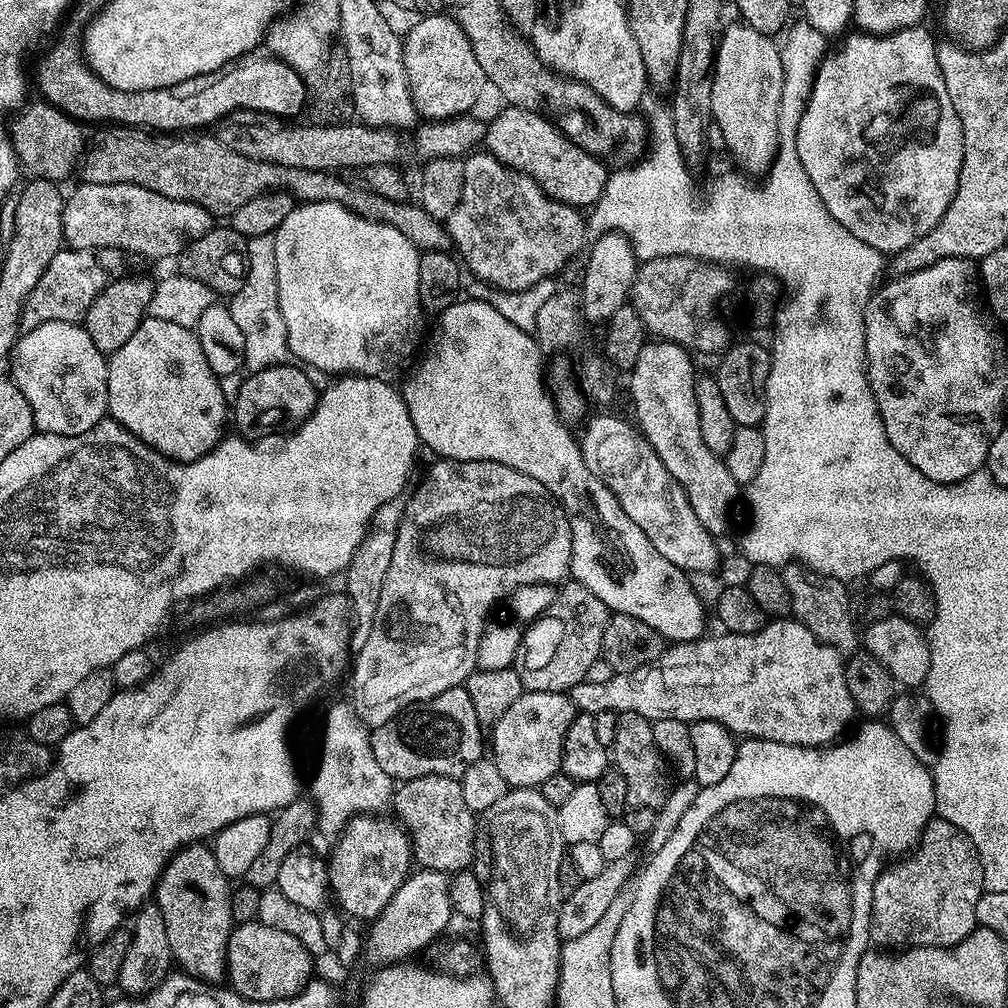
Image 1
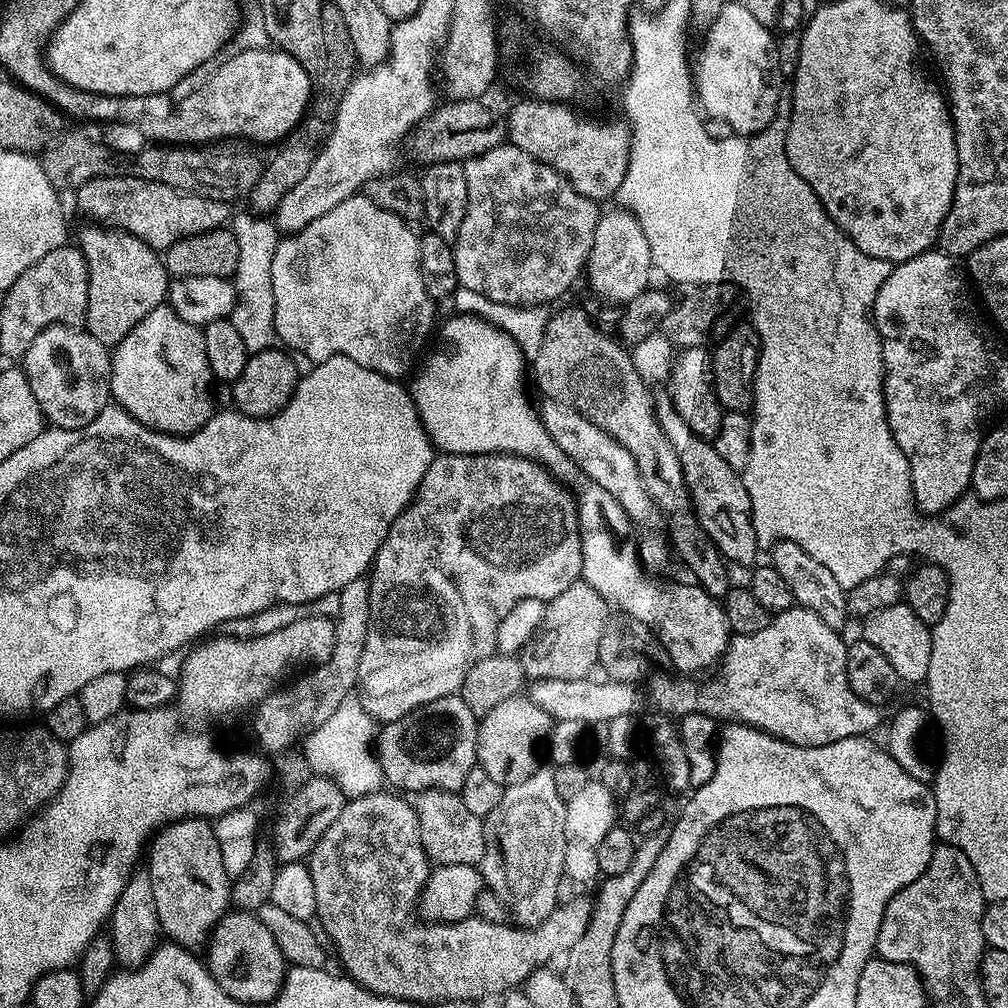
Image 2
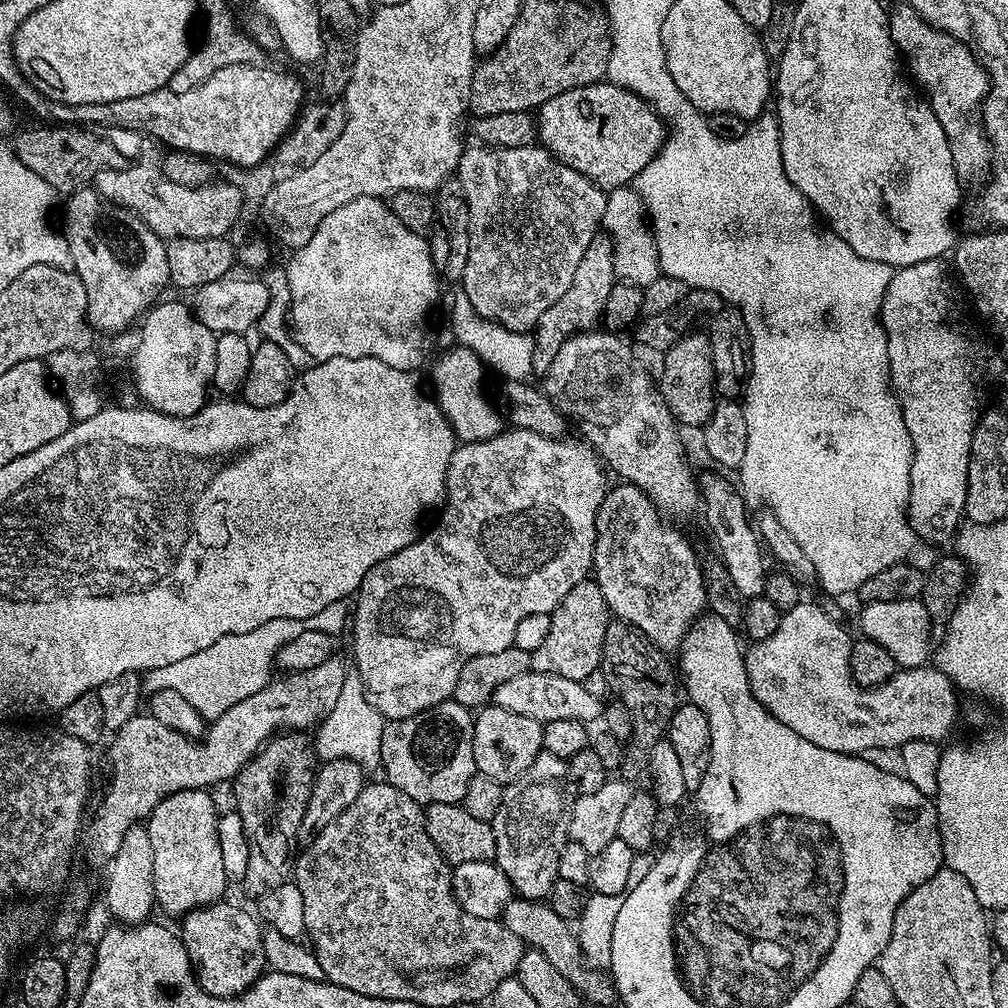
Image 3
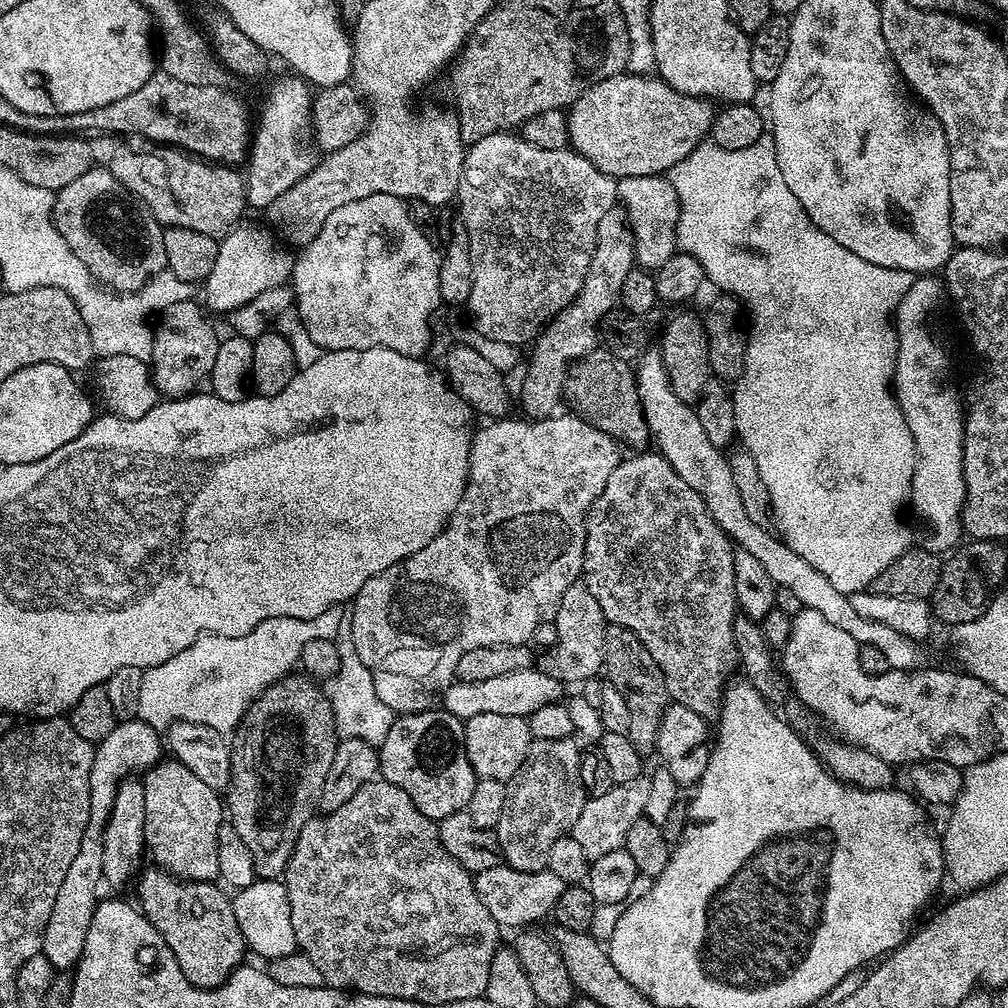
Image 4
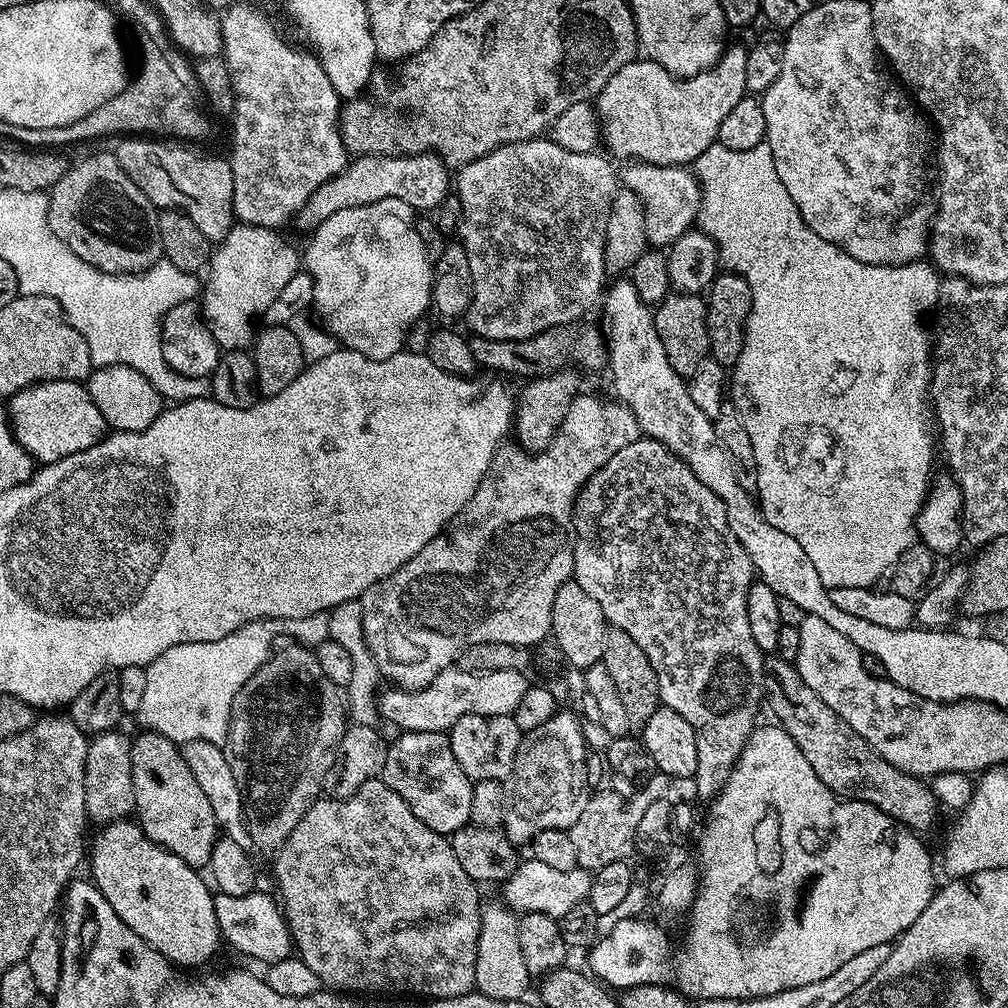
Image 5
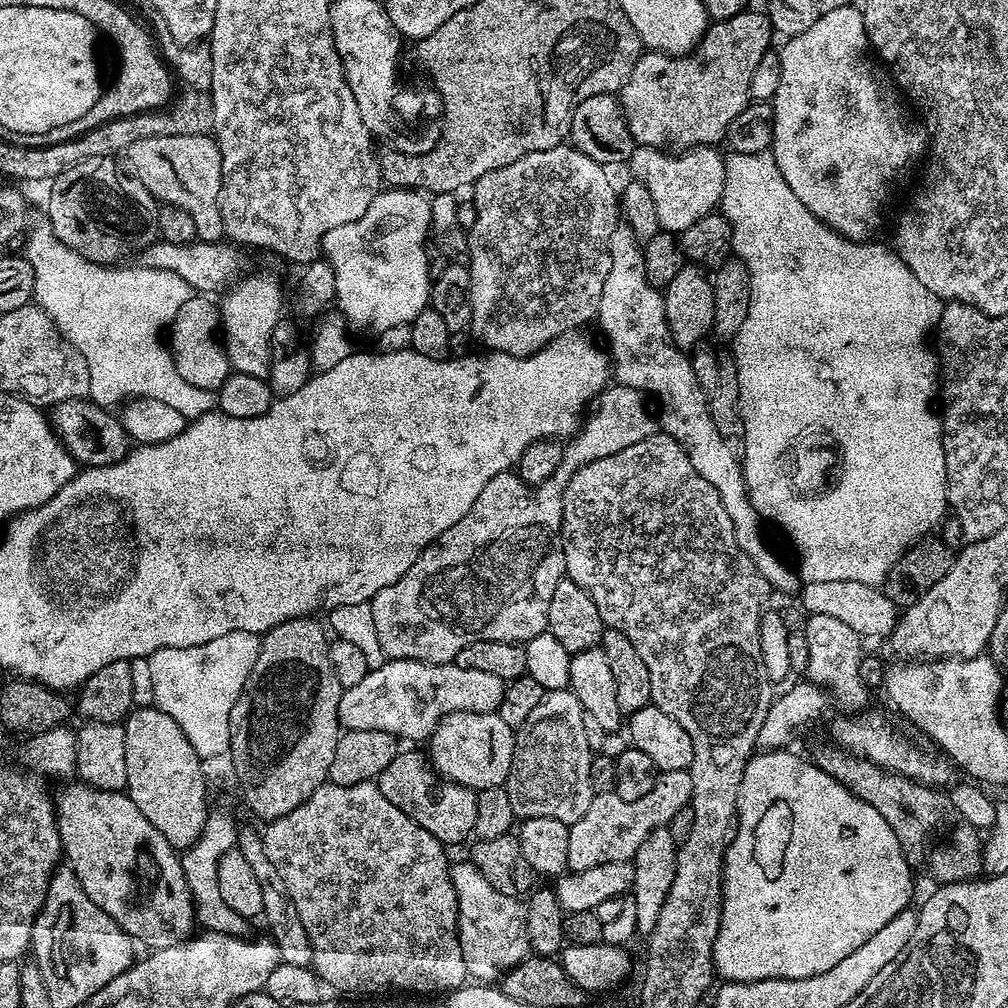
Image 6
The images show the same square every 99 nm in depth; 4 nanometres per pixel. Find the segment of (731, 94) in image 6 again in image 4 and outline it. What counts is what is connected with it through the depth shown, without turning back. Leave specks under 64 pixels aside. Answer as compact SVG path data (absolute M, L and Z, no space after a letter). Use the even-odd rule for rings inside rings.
M623 71L618 76L611 76L605 80L600 80L594 86L590 86L574 103L570 106L568 117L568 143L571 151L578 153L582 158L586 158L594 166L598 166L598 170L602 170L602 174L613 178L630 178L631 176L659 176L672 171L672 167L678 162L682 162L682 158L686 158L686 154L690 154L699 144L705 143L706 137L712 131L712 119L716 116L717 109L714 107L713 101L703 99L698 96L687 96L678 90L674 90L670 85L660 79L656 74L637 74L635 72Z

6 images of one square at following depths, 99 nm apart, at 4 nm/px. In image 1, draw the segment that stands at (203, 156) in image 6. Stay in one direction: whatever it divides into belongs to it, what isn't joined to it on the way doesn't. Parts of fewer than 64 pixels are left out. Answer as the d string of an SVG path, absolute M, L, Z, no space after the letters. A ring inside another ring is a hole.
M77 183L72 193L67 193L62 214L63 243L78 250L118 248L125 254L133 252L136 256L153 256L160 260L163 256L179 257L180 251L188 241L202 238L214 227L214 217L202 206L194 202L182 202L178 198L166 198L146 186L137 184L86 184Z

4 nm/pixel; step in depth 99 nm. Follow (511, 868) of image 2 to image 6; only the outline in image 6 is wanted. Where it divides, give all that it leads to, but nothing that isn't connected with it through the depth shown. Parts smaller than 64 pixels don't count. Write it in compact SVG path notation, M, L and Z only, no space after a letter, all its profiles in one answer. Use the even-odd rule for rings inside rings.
M560 688L557 692L545 695L530 718L524 725L515 729L514 758L510 766L507 789L510 794L510 806L517 818L554 818L558 822L571 826L590 810L593 798L592 783L590 782L590 766L594 752L587 744L586 731L583 726L584 707L578 702L576 695L568 688Z

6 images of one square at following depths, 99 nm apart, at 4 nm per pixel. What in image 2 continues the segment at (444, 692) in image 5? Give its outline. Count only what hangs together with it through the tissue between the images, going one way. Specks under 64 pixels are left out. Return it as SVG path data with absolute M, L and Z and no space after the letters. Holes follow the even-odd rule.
M546 678L531 681L526 695L534 702L534 706L542 706L546 714L552 716L553 721L573 720L589 726L593 724L607 724L614 718L632 716L640 708L641 689L634 684L623 684L617 680L608 679L596 684L587 678L583 680L567 680L566 678Z

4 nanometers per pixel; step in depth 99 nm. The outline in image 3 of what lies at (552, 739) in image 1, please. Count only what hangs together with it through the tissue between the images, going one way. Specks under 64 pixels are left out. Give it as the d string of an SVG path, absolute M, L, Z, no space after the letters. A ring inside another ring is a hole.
M489 703L475 713L472 729L477 773L486 778L494 778L505 786L517 780L534 762L534 758L538 758L544 747L544 725L540 721L526 718L523 714L514 714L514 710L504 710L494 703Z

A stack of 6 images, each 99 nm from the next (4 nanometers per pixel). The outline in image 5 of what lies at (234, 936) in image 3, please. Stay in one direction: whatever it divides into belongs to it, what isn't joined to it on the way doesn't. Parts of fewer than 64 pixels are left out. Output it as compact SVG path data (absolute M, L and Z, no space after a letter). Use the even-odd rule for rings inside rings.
M131 819L113 820L97 832L100 833L96 836L96 845L93 848L91 845L90 848L90 880L102 894L102 898L106 898L110 906L114 906L114 914L118 914L118 918L122 918L122 922L126 922L126 926L130 926L130 930L138 934L138 938L150 942L150 946L154 946L154 950L171 960L173 965L186 964L190 968L196 968L199 964L206 963L222 945L220 915L214 910L216 896L209 881L205 877L204 881L197 869L182 862L178 854L152 841L141 830L139 823Z

